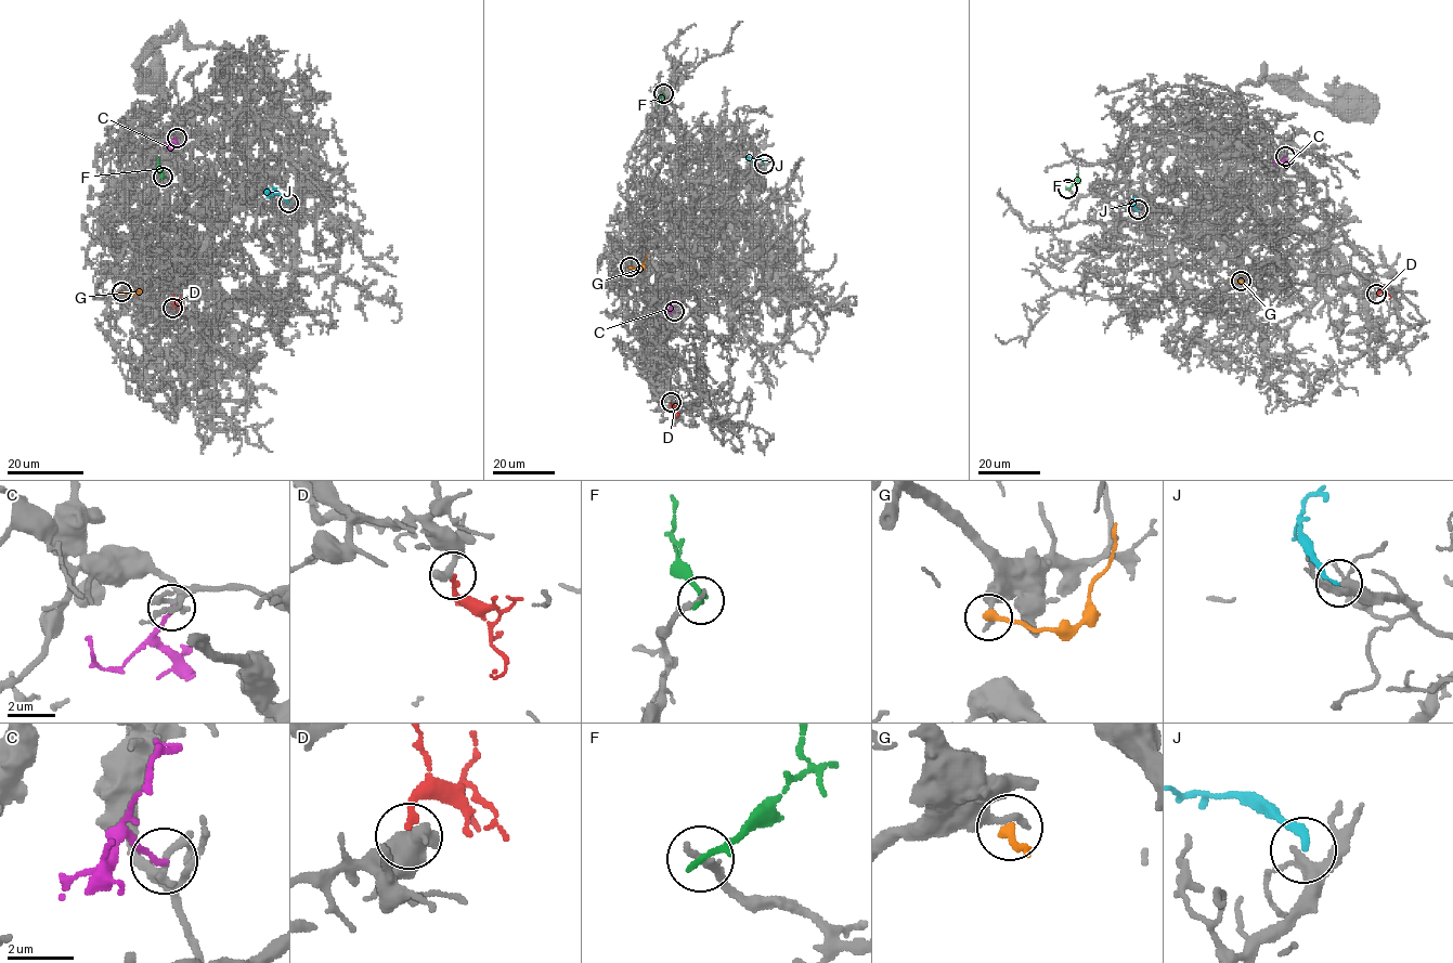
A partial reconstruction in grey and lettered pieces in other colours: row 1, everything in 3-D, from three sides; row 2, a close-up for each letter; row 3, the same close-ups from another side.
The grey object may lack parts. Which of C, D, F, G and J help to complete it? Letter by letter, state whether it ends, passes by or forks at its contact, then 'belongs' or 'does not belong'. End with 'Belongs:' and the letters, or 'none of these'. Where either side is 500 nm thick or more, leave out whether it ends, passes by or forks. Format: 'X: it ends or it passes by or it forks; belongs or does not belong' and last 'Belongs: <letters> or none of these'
C: it ends; does not belong
D: it ends; does not belong
F: it ends; does not belong
G: it ends; does not belong
J: it ends; does not belong
Belongs: none of these

